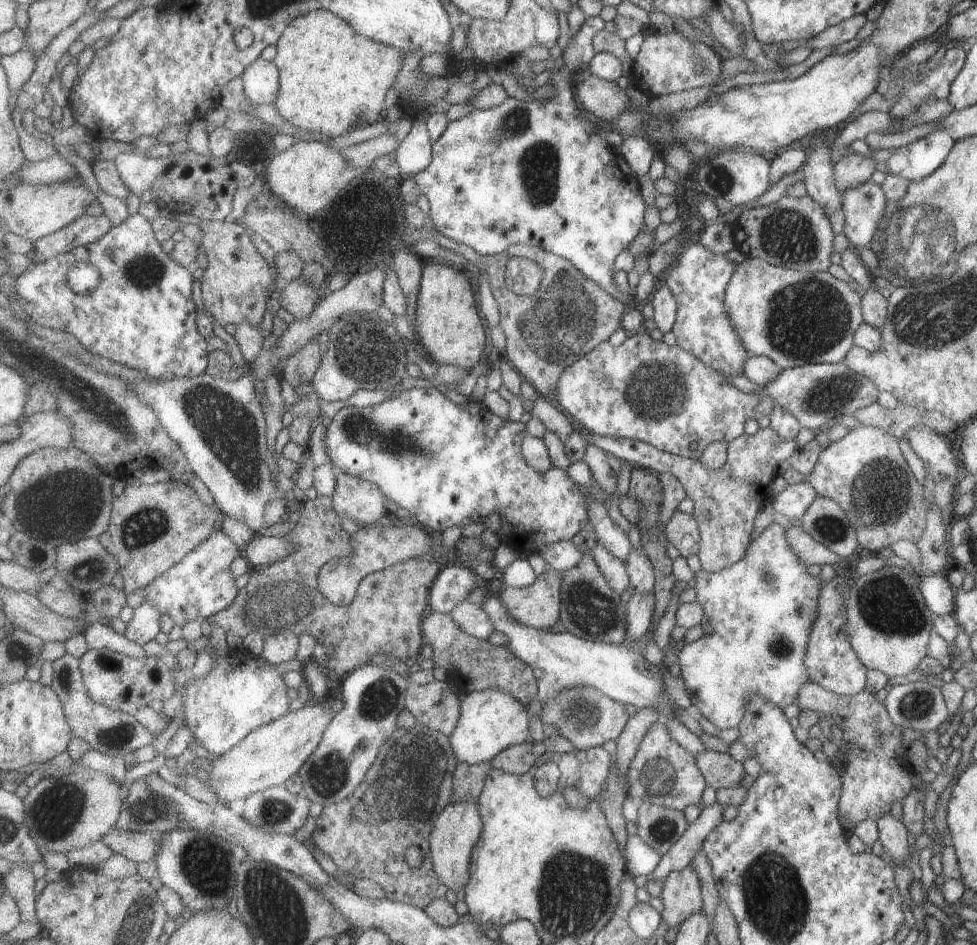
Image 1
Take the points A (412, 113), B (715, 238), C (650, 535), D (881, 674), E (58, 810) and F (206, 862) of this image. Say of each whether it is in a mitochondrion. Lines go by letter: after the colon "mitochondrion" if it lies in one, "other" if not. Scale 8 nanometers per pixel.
A: other
B: other
C: other
D: other
E: mitochondrion
F: mitochondrion

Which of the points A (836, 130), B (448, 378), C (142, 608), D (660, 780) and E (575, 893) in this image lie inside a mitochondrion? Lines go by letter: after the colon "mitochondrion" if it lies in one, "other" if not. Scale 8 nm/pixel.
A: other
B: other
C: other
D: mitochondrion
E: mitochondrion

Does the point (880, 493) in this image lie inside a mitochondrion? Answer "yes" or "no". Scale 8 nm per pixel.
yes

